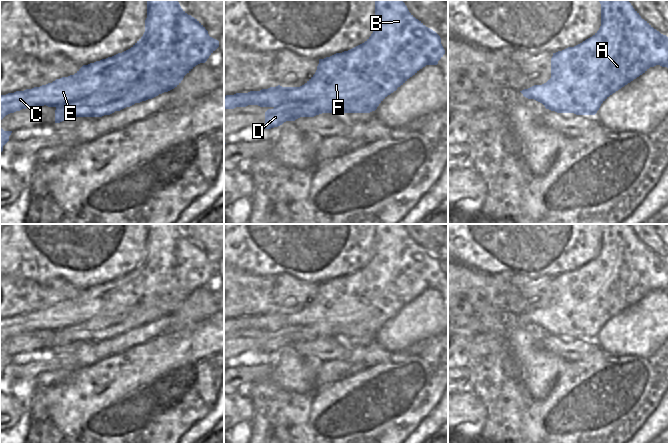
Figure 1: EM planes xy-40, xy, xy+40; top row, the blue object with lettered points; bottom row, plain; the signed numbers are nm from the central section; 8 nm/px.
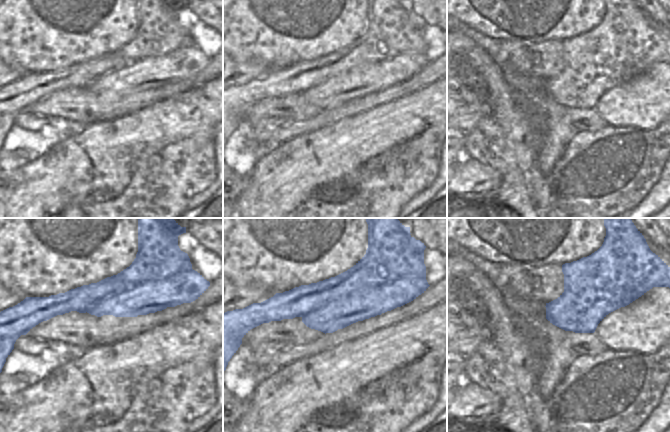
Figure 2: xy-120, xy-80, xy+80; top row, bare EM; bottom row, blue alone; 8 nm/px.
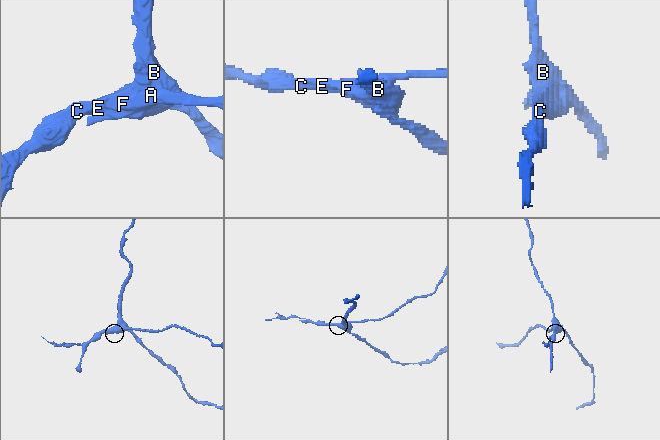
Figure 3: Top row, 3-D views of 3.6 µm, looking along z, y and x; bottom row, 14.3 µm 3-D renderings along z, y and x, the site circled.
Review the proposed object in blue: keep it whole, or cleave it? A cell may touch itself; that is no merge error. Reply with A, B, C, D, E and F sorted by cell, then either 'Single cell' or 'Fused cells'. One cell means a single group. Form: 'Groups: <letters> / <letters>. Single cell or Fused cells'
Groups: A B C E F / D. Fused cells

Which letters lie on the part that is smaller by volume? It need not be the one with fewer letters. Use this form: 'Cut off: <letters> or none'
Cut off: D

